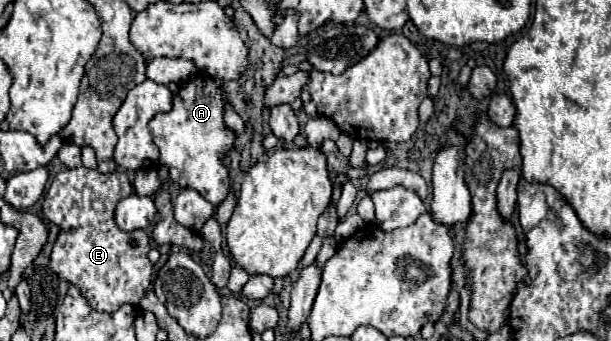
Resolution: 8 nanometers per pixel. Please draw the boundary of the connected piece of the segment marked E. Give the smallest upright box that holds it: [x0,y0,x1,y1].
[43,169,151,311]

